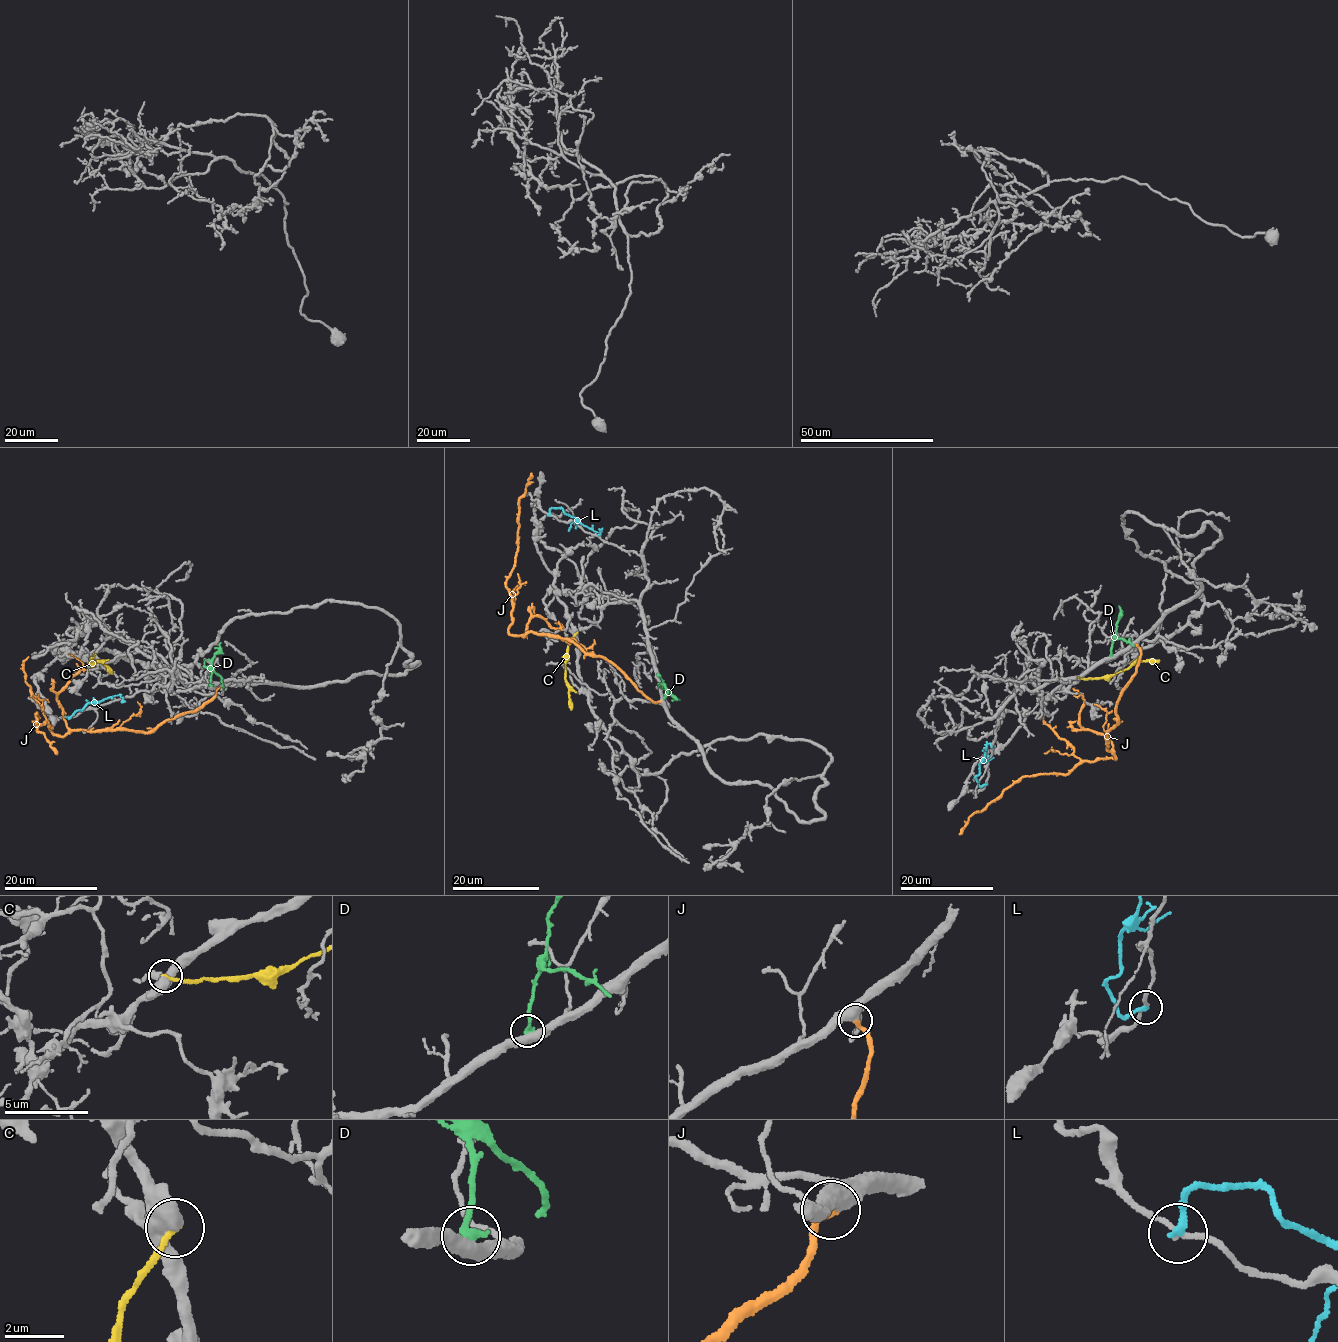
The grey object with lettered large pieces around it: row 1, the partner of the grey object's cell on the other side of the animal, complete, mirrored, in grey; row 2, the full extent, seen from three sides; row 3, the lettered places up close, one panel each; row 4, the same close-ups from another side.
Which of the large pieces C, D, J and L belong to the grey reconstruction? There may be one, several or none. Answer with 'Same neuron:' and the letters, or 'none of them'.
Same neuron: J

